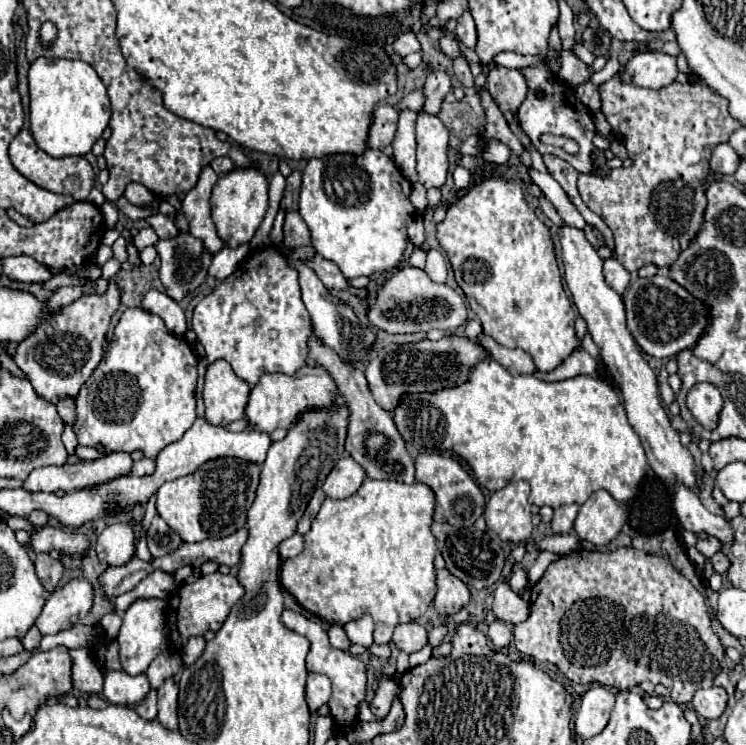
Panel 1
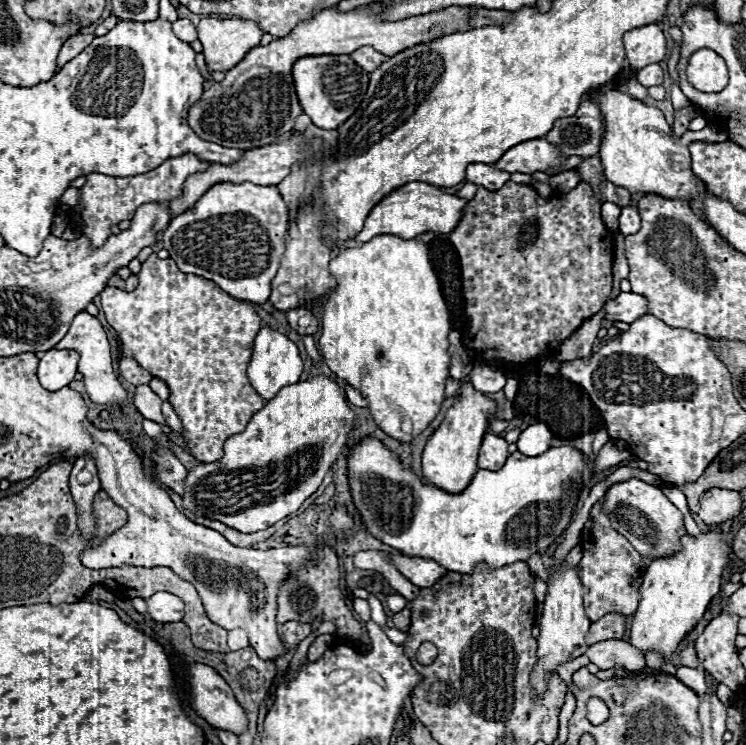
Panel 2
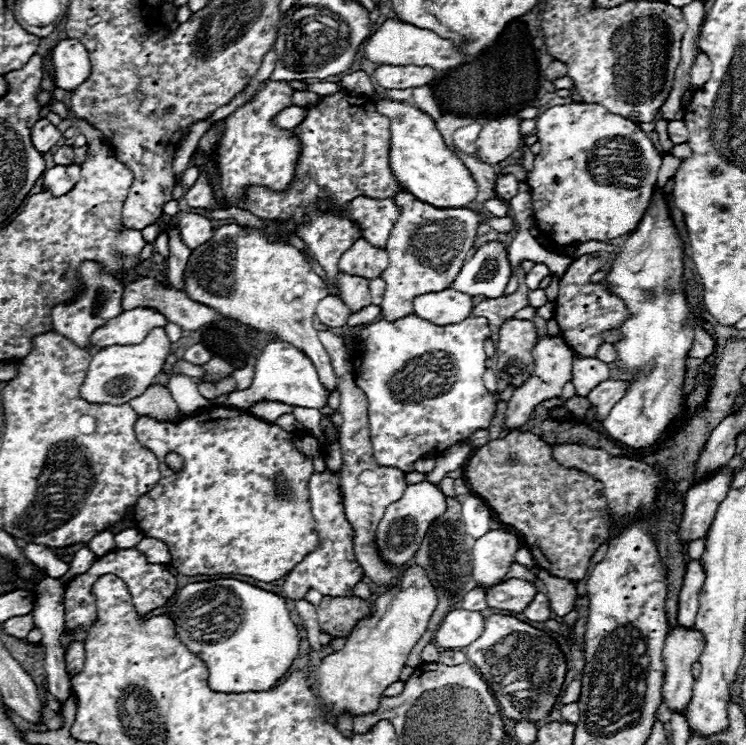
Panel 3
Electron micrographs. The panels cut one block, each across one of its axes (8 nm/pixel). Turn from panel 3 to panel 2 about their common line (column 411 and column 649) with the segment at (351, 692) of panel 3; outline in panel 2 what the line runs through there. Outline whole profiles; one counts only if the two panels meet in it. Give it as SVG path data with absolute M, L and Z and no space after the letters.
M702 532L698 538L682 536L682 550L674 556L654 560L644 574L640 588L640 606L634 614L628 644L644 656L656 650L662 656L662 674L676 674L670 658L678 650L684 636L702 620L710 600L720 592L720 576L728 558L730 546L722 532Z

